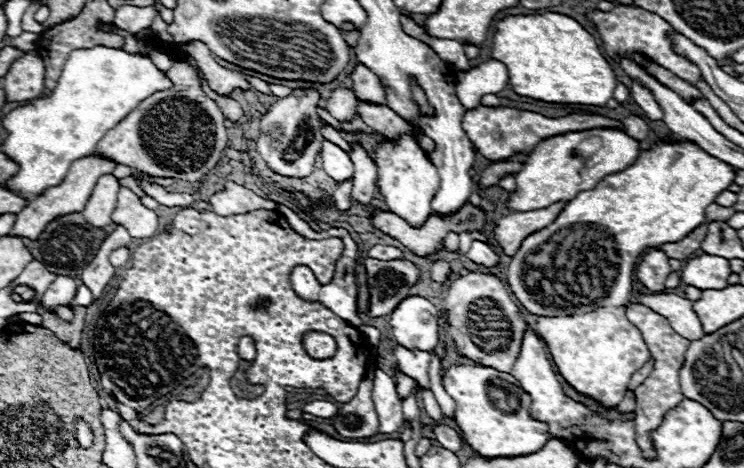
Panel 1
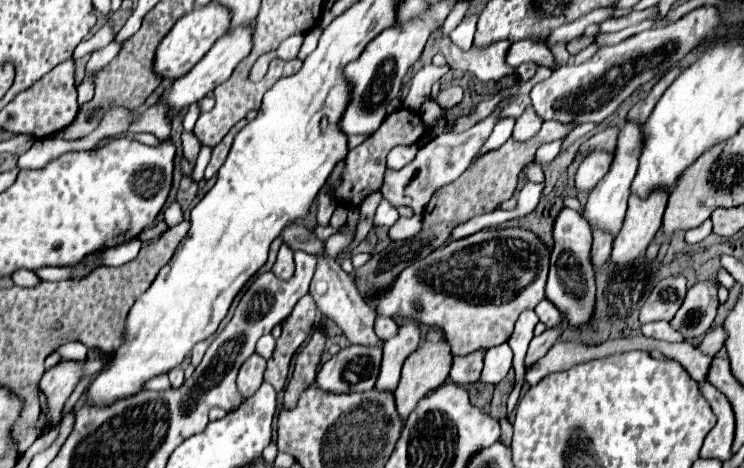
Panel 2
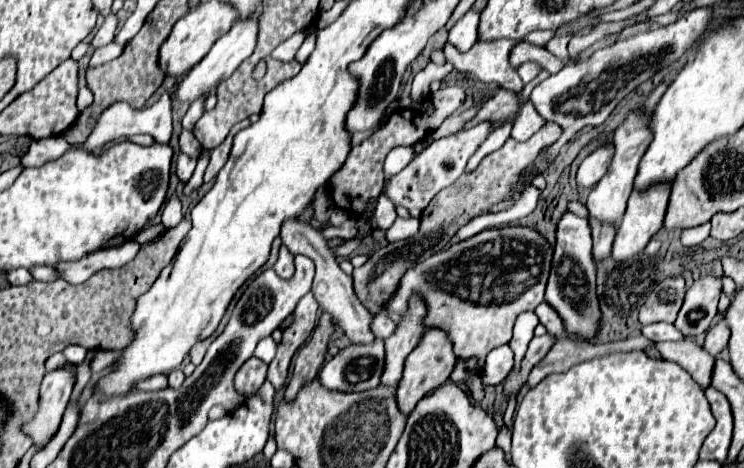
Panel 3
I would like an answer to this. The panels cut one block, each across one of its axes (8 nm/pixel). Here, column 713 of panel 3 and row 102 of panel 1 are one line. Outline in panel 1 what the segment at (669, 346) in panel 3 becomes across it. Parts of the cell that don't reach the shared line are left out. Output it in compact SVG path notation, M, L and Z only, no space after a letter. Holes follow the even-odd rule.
M358 100L356 102L356 114L366 126L370 126L372 130L376 130L380 134L386 134L390 138L394 138L398 132L408 130L408 124L388 106Z

